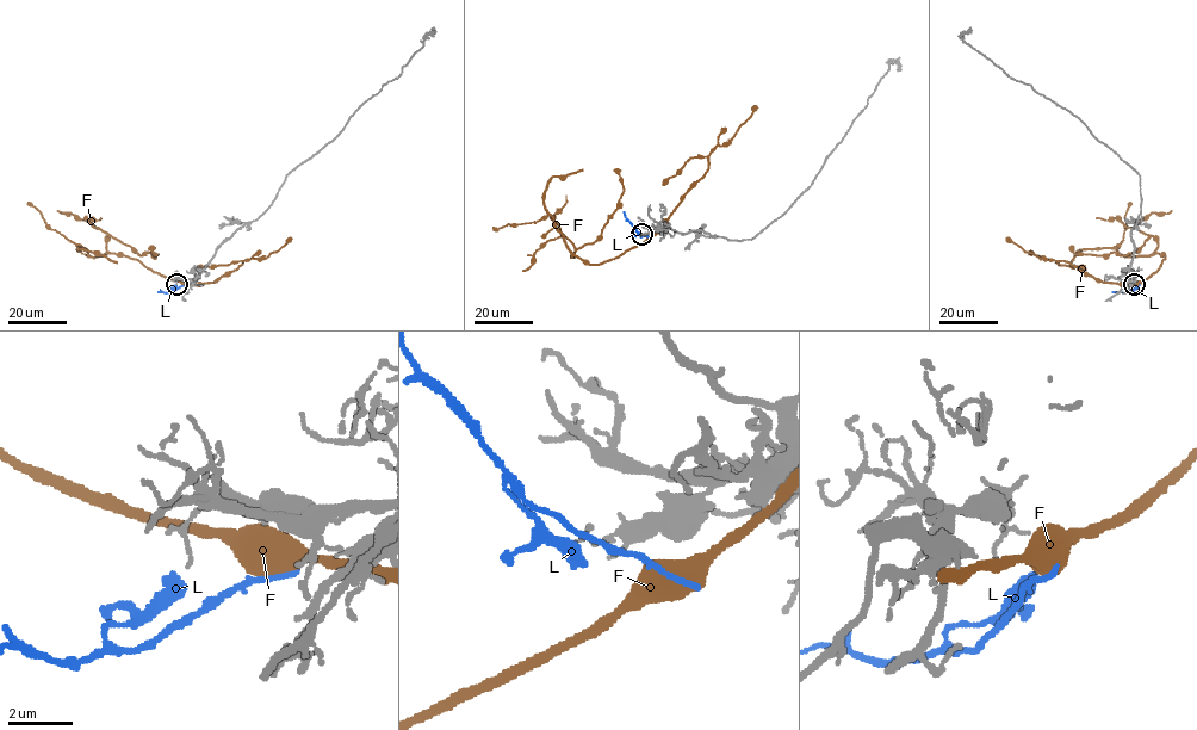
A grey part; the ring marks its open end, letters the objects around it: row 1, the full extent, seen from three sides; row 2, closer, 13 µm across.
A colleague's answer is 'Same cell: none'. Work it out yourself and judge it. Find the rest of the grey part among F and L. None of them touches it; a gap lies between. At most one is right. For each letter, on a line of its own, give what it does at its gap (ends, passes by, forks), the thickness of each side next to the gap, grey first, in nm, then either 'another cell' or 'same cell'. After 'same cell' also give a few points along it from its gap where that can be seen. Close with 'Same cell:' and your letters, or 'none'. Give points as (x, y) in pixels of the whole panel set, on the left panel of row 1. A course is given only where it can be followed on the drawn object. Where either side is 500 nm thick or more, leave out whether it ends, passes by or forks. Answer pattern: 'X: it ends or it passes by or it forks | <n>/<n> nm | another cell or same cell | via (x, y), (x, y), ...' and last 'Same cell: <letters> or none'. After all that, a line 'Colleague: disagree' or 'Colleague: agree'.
F: 100/800 nm | another cell
L: it ends | 100/480 nm | another cell
Same cell: none
Colleague: agree

